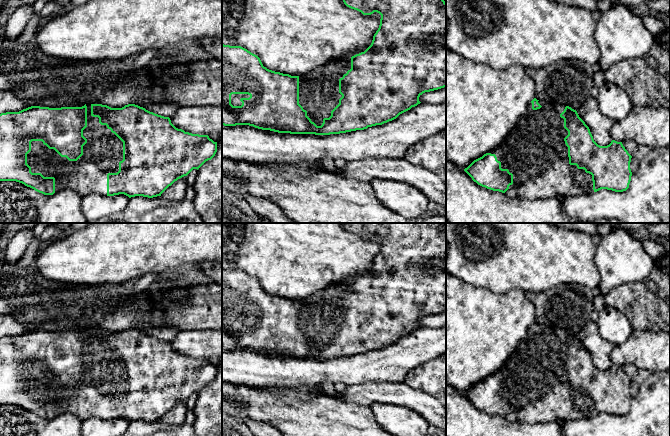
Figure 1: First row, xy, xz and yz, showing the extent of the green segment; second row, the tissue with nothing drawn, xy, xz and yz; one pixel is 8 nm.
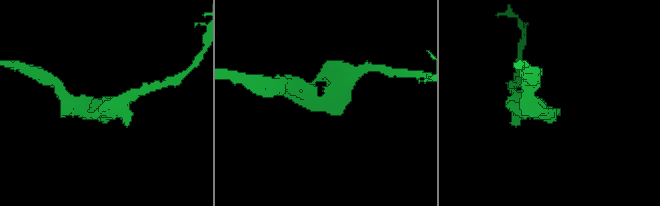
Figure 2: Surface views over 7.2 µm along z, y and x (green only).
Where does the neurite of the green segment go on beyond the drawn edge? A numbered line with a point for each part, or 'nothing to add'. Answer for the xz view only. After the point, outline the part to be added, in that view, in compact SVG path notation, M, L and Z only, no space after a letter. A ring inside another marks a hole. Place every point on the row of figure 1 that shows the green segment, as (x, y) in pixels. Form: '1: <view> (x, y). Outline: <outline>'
1: xz (319, 94). Outline: M351 57L340 58L299 77L299 104L317 126L339 104L339 79L351 69Z

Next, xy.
1: xy (103, 151). Outline: M91 104L87 106L87 127L83 136L87 143L83 146L83 155L77 161L69 161L61 157L54 149L49 149L42 141L32 141L31 151L27 154L27 164L32 173L41 173L44 177L55 178L55 193L63 189L71 189L79 195L107 195L107 174L119 171L119 162L123 160L123 142L107 128L99 123L98 117L91 115Z

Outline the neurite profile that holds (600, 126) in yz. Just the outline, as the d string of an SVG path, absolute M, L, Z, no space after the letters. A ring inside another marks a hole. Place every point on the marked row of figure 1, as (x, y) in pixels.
M591 96L587 98L577 109L579 117L589 127L594 141L600 146L611 143L611 129L613 121L605 116L598 107L597 100Z

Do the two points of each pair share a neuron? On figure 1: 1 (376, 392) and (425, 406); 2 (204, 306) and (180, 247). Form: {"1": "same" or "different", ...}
{"1": "same", "2": "different"}

